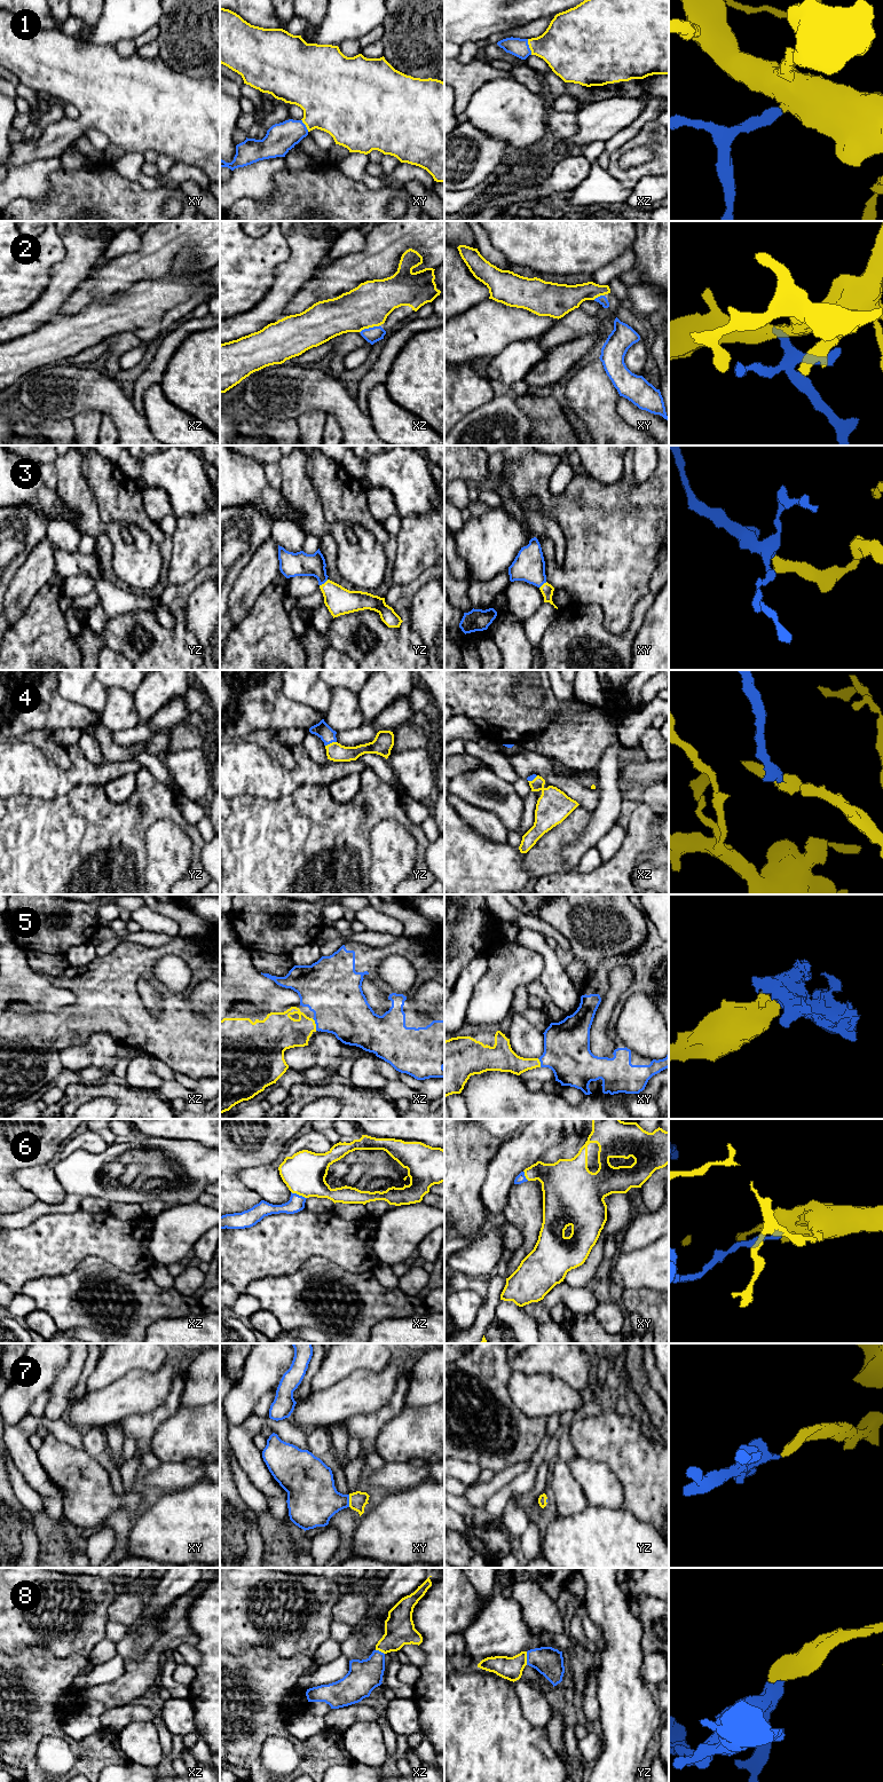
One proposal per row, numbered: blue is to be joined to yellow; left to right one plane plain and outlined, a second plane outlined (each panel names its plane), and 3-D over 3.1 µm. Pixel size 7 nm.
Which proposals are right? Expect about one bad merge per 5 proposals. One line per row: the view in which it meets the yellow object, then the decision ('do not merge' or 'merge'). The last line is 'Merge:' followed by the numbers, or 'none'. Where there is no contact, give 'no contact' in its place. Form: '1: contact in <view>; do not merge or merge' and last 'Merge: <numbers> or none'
1: contact in xz; merge
2: contact in xz; merge
3: contact in yz; merge
4: contact in yz; merge
5: contact in xz; merge
6: contact in xz; merge
7: contact in xy; merge
8: contact in yz; merge
Merge: 1, 2, 3, 4, 5, 6, 7, 8

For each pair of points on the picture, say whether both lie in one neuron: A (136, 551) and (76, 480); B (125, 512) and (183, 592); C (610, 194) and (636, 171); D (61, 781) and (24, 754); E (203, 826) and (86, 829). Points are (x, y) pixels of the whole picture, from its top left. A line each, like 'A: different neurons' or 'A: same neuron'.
A: same neuron
B: different neurons
C: different neurons
D: same neuron
E: different neurons

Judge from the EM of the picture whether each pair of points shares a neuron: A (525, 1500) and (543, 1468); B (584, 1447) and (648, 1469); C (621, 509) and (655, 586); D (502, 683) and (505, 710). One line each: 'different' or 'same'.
A: same
B: same
C: different
D: same

